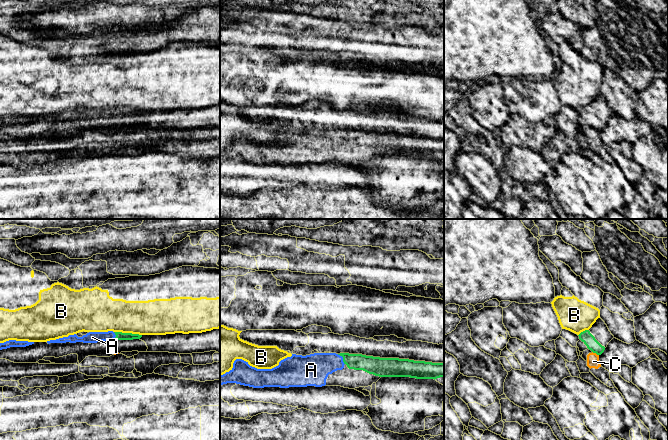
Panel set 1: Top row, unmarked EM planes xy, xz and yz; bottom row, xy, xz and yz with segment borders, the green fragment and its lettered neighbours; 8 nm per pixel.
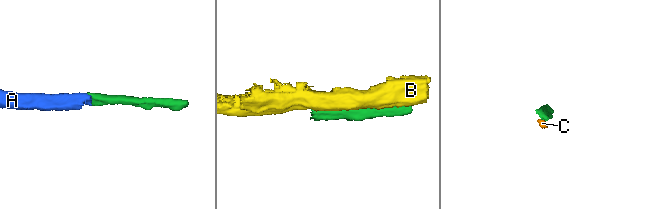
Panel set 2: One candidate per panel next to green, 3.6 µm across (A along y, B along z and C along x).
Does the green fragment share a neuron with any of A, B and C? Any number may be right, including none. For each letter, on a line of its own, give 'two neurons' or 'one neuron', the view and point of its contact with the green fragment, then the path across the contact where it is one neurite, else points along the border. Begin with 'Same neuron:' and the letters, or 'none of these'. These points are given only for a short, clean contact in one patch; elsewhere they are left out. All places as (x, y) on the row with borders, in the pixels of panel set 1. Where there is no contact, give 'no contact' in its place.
Same neuron: A
A: one neuron | xz (343, 358) | across xz (373, 365), (343, 358), (321, 364), (314, 369)
B: two neurons | xy (128, 333)
C: two neurons | yz (595, 352) | along yz (592, 351), (598, 355)

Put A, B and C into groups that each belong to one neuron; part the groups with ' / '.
A / B / C

